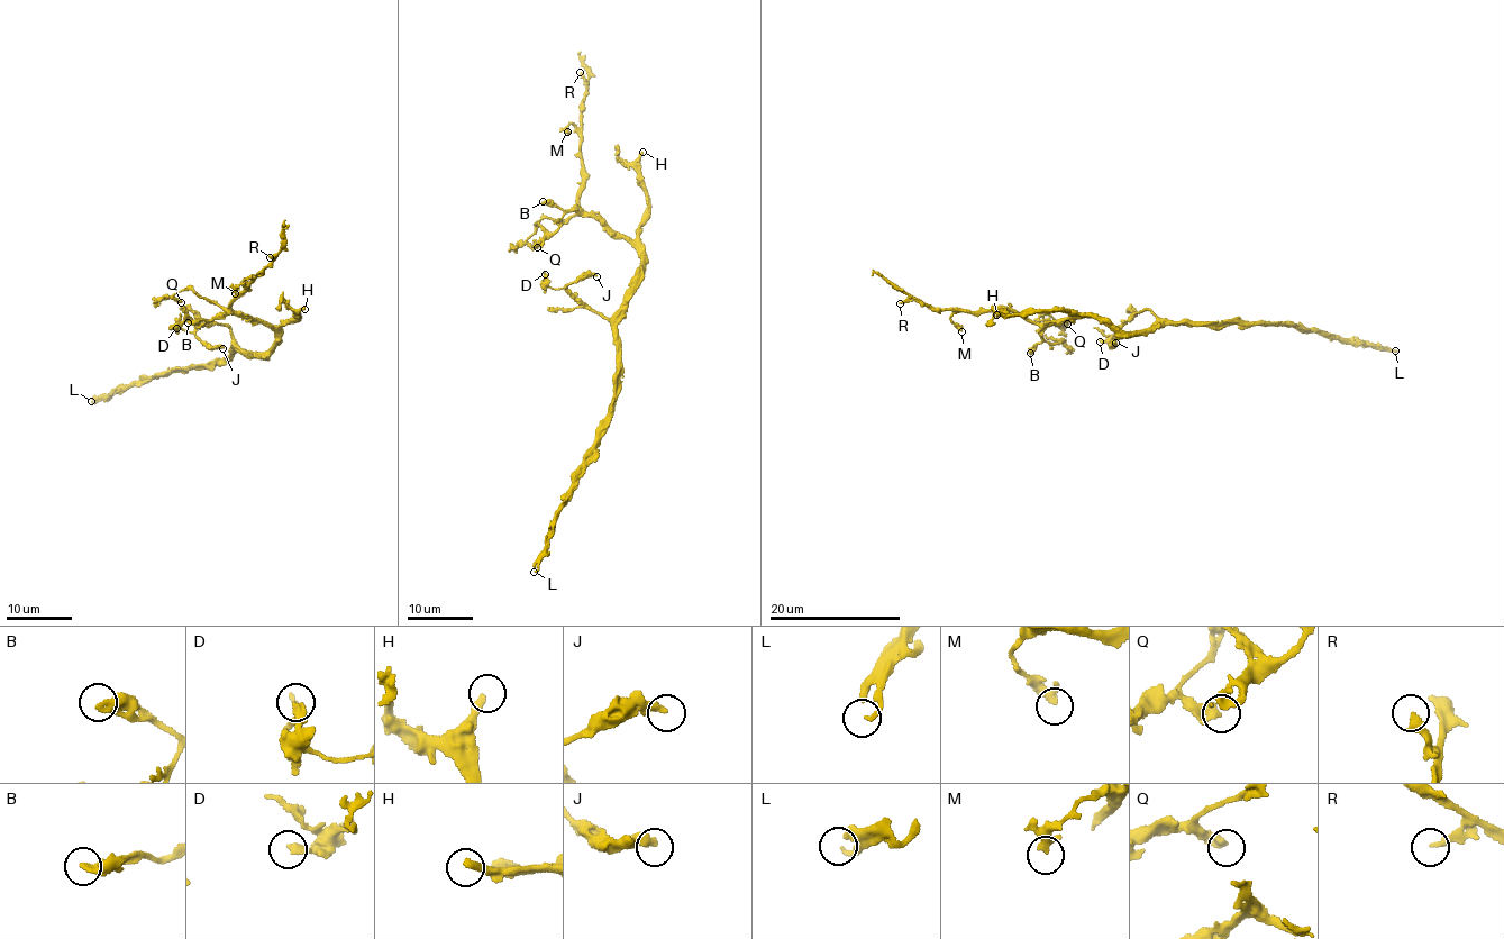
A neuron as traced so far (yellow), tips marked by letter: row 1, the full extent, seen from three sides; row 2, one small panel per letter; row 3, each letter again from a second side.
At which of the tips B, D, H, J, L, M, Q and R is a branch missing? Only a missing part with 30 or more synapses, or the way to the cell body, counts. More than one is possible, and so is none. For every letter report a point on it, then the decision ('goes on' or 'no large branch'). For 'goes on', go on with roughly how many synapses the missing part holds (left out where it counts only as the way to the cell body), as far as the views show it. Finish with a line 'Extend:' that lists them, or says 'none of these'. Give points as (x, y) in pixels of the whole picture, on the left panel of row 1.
B: at (188, 322); no large branch
D: at (176, 328); no large branch
H: at (304, 309); goes on; about 100 synapses
J: at (222, 348); no large branch
L: at (91, 401); no large branch
M: at (235, 293); no large branch
Q: at (181, 302); no large branch
R: at (270, 257); no large branch
Extend: H

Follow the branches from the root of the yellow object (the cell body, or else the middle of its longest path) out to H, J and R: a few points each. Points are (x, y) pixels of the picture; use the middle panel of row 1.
H: (632, 293), (641, 261), (639, 224), (647, 207), (639, 164), (643, 152)
J: (632, 293), (610, 319), (583, 307), (566, 288), (585, 274), (596, 276)
R: (632, 293), (640, 254), (579, 206), (583, 185), (581, 101), (586, 91), (580, 72)

